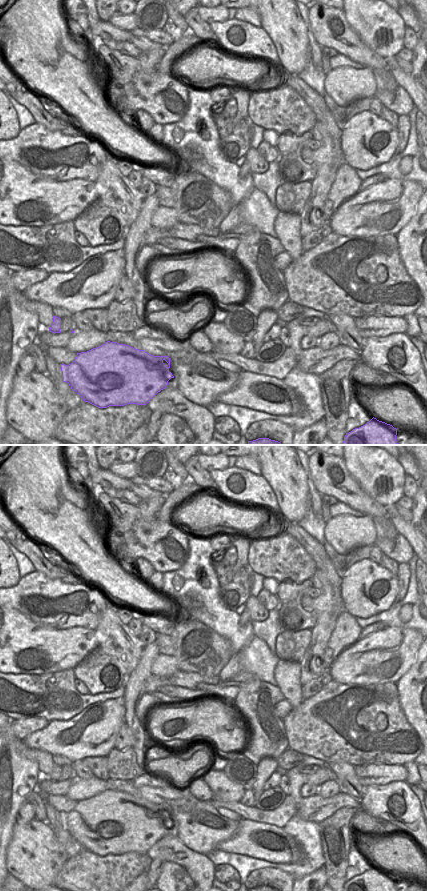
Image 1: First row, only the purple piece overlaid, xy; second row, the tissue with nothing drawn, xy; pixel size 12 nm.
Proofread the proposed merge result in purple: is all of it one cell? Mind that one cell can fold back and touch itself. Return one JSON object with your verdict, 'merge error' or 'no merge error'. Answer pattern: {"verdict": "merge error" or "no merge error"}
{"verdict": "no merge error"}

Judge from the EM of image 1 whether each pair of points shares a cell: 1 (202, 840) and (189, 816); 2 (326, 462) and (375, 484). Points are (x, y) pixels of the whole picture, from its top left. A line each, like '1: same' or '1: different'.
1: same
2: different

